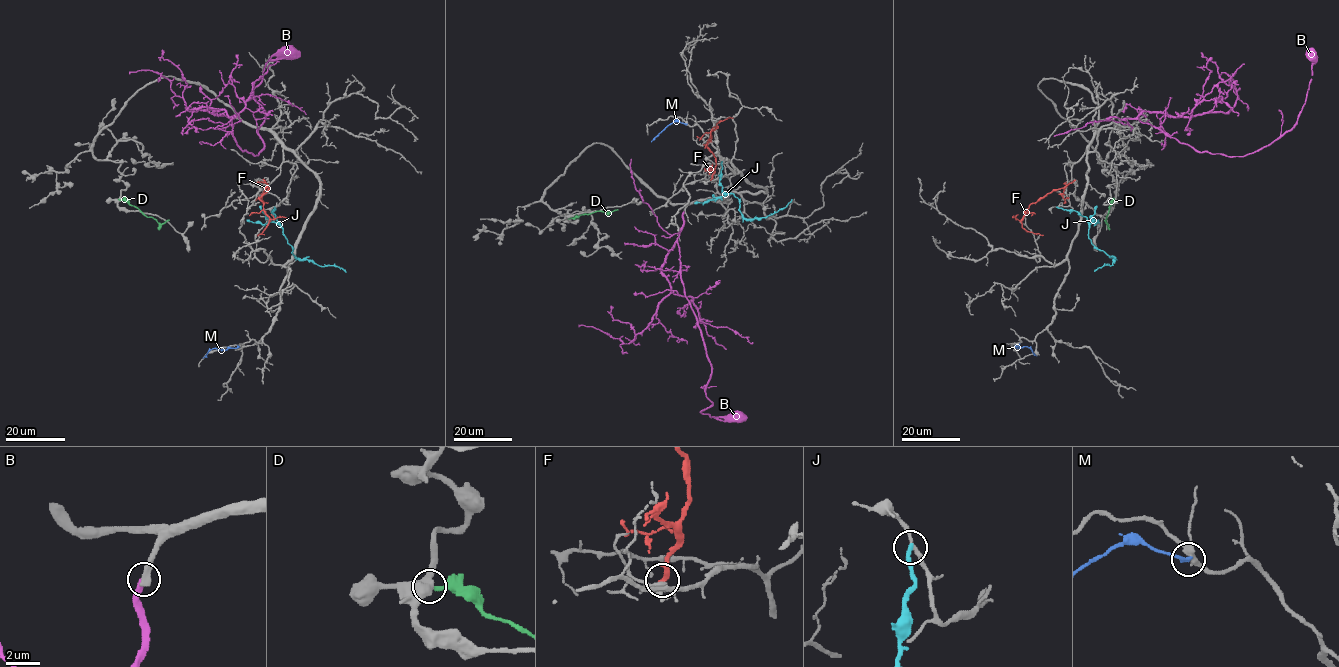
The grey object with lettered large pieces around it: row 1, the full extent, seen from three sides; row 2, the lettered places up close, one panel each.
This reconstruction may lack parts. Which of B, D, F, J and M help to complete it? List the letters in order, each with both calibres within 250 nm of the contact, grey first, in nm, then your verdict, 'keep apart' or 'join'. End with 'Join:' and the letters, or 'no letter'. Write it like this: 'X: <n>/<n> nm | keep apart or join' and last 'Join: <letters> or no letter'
B: 420/440 nm | keep apart
D: 550/240 nm | keep apart
F: 360/340 nm | keep apart
J: 200/260 nm | keep apart
M: 320/200 nm | keep apart
Join: no letter

